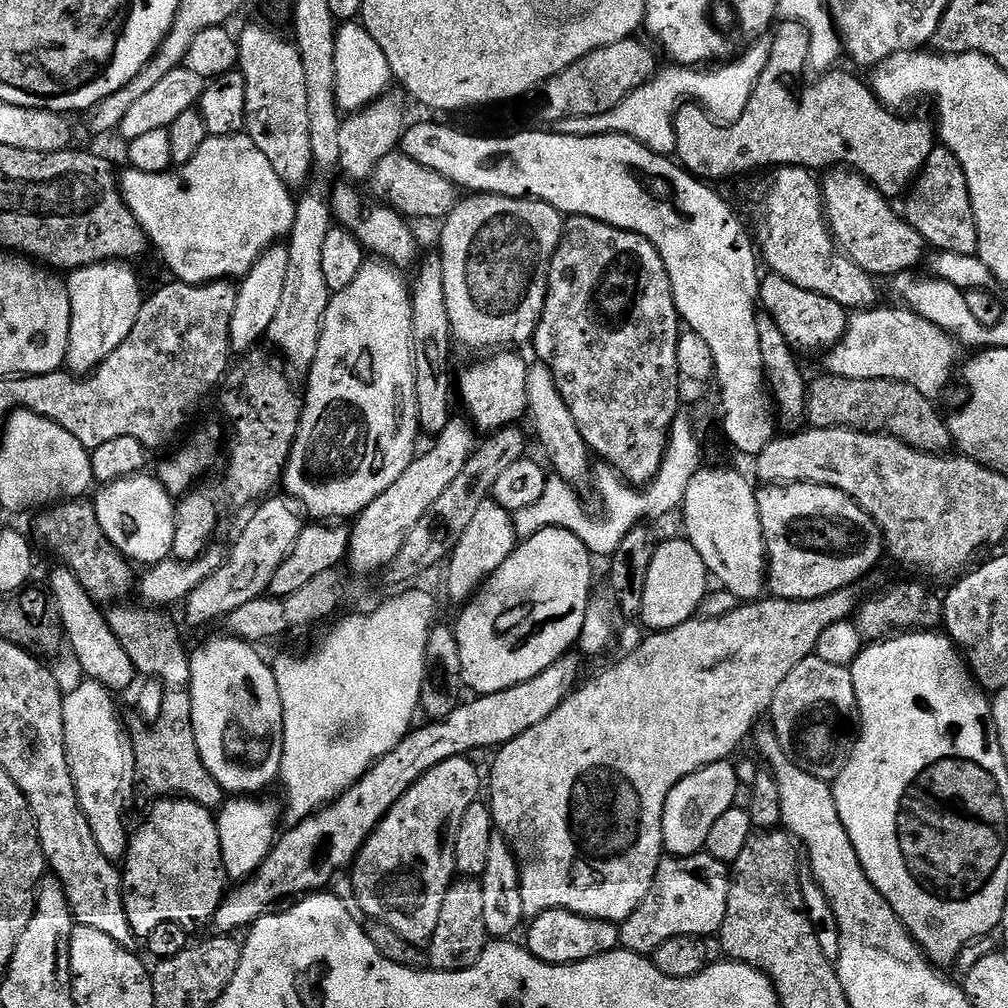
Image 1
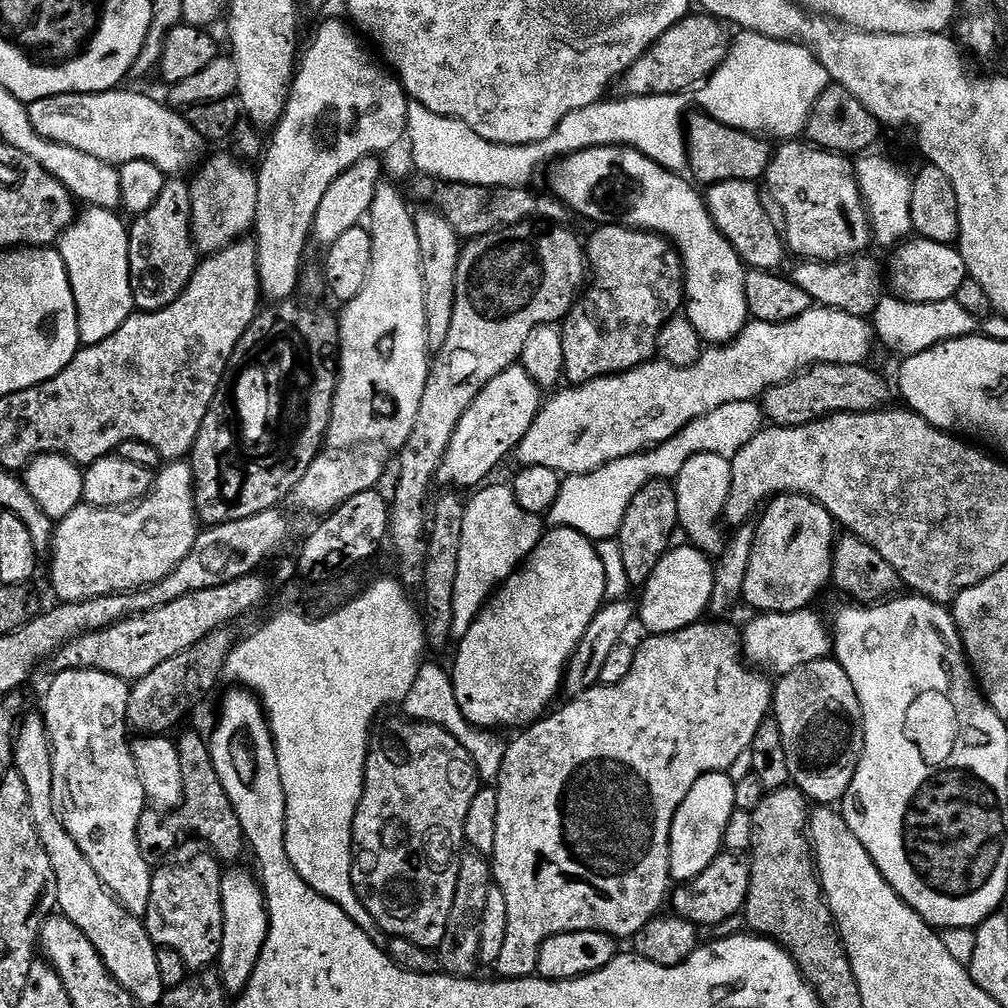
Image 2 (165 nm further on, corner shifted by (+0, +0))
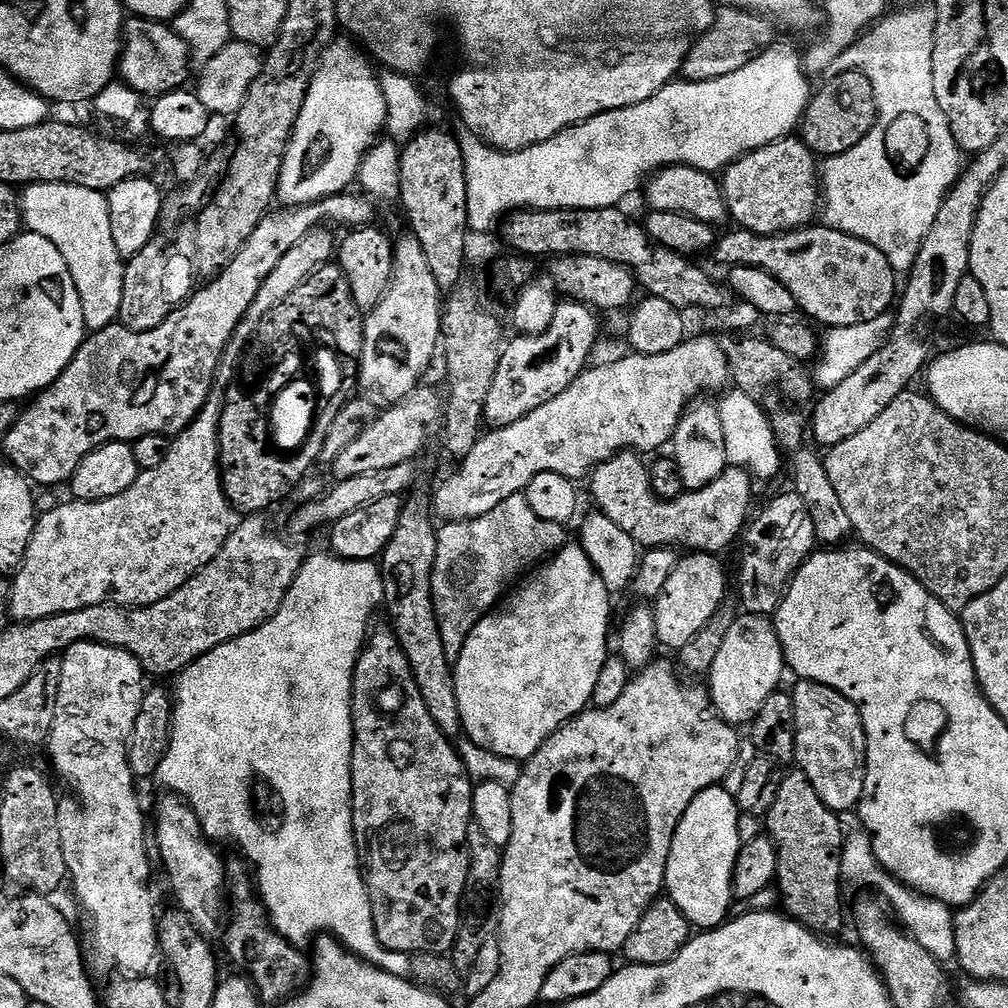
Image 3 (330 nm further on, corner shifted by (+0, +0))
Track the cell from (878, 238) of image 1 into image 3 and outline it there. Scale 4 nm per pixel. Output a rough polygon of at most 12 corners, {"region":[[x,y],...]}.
{"region":[[803,139],[748,152],[722,173],[746,232],[807,228],[822,204]]}

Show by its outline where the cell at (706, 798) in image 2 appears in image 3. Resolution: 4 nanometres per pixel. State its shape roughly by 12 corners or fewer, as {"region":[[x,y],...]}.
{"region":[[707,788],[678,822],[664,887],[696,930],[732,910],[736,798]]}

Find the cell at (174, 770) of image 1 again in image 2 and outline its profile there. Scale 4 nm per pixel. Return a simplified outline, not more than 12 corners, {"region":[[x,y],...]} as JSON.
{"region":[[178,736],[184,800],[145,810],[138,849],[160,866],[180,832],[221,862],[246,852],[209,741]]}

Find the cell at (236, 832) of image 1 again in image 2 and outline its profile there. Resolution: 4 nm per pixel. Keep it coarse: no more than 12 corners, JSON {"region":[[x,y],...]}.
{"region":[[224,872],[222,950],[225,993],[250,982],[268,933],[257,877]]}

